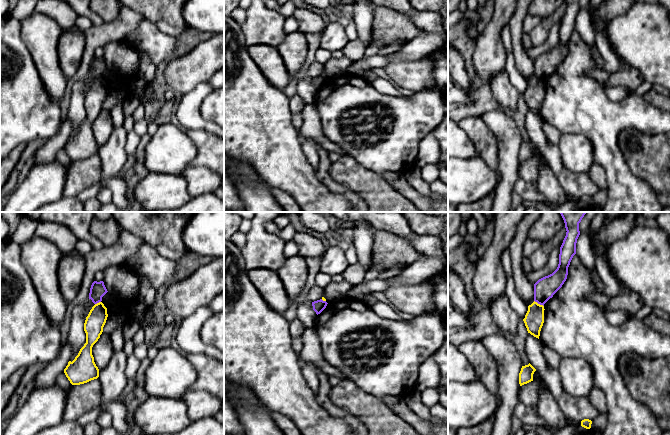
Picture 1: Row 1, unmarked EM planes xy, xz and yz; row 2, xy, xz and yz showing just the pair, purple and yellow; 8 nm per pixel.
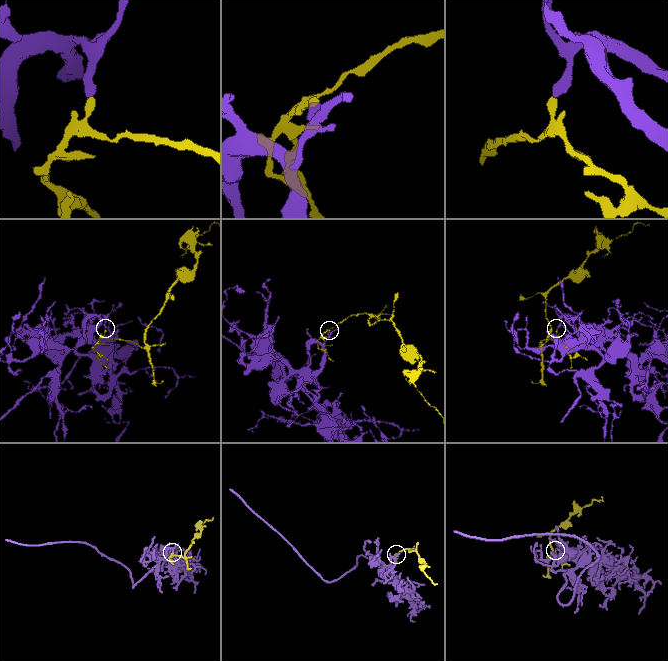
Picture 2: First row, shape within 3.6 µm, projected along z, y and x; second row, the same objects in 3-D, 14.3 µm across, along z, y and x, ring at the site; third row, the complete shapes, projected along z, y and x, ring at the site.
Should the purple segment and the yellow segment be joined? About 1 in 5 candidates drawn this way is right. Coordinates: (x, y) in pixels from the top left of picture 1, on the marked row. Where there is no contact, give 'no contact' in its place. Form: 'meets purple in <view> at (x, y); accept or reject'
meets purple in yz at (539, 303); reject

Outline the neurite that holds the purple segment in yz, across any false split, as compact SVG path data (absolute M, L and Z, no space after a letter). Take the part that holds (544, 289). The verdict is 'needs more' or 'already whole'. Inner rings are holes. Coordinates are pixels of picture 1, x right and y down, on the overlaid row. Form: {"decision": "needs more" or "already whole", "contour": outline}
{"decision": "already whole", "contour": "M560 212L566 228L566 236L560 247L559 264L550 275L534 284L534 301L543 305L553 297L567 279L568 267L576 254L576 243L580 235L579 223L586 212Z"}

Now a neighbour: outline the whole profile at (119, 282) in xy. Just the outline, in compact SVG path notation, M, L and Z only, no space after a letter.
M122 264L108 266L103 272L108 293L127 300L138 299L138 277L133 272L125 270Z

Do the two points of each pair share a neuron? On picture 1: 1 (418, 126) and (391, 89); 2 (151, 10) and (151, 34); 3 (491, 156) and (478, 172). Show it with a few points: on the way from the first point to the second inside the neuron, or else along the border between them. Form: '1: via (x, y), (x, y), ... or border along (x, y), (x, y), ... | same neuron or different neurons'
1: border along (374, 87), (381, 93), (403, 97) | different neurons
2: border along (143, 16), (162, 31), (171, 35) | different neurons
3: border along (478, 156), (495, 172), (495, 185) | different neurons

